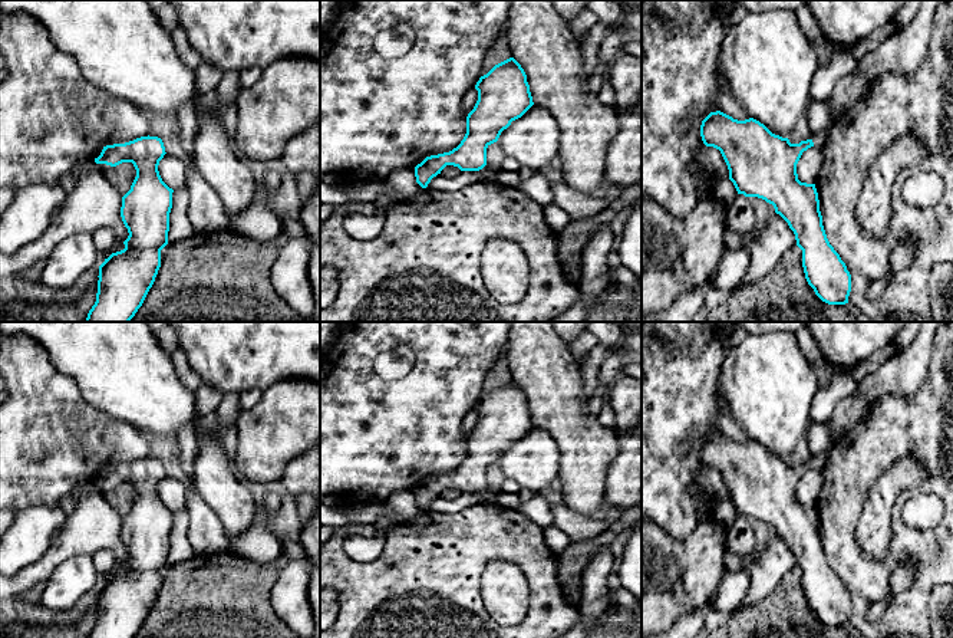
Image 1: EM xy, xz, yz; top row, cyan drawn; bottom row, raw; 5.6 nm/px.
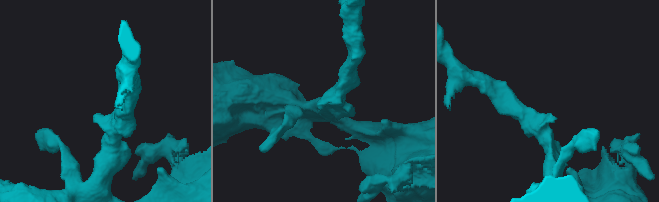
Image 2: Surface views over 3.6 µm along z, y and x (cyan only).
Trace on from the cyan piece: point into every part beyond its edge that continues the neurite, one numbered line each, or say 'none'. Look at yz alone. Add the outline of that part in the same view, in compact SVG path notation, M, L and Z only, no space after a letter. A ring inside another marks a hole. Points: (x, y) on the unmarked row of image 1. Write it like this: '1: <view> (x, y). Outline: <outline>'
1: yz (818, 460). Outline: M830 450L812 456L811 461L814 464L814 468L821 470L824 467L824 464L828 458Z

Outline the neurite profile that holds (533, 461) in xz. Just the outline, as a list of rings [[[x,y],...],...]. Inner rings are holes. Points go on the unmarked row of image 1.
[[[532,427],[501,454],[497,464],[507,478],[540,494],[558,483],[560,461],[561,454],[553,437],[544,428]]]

